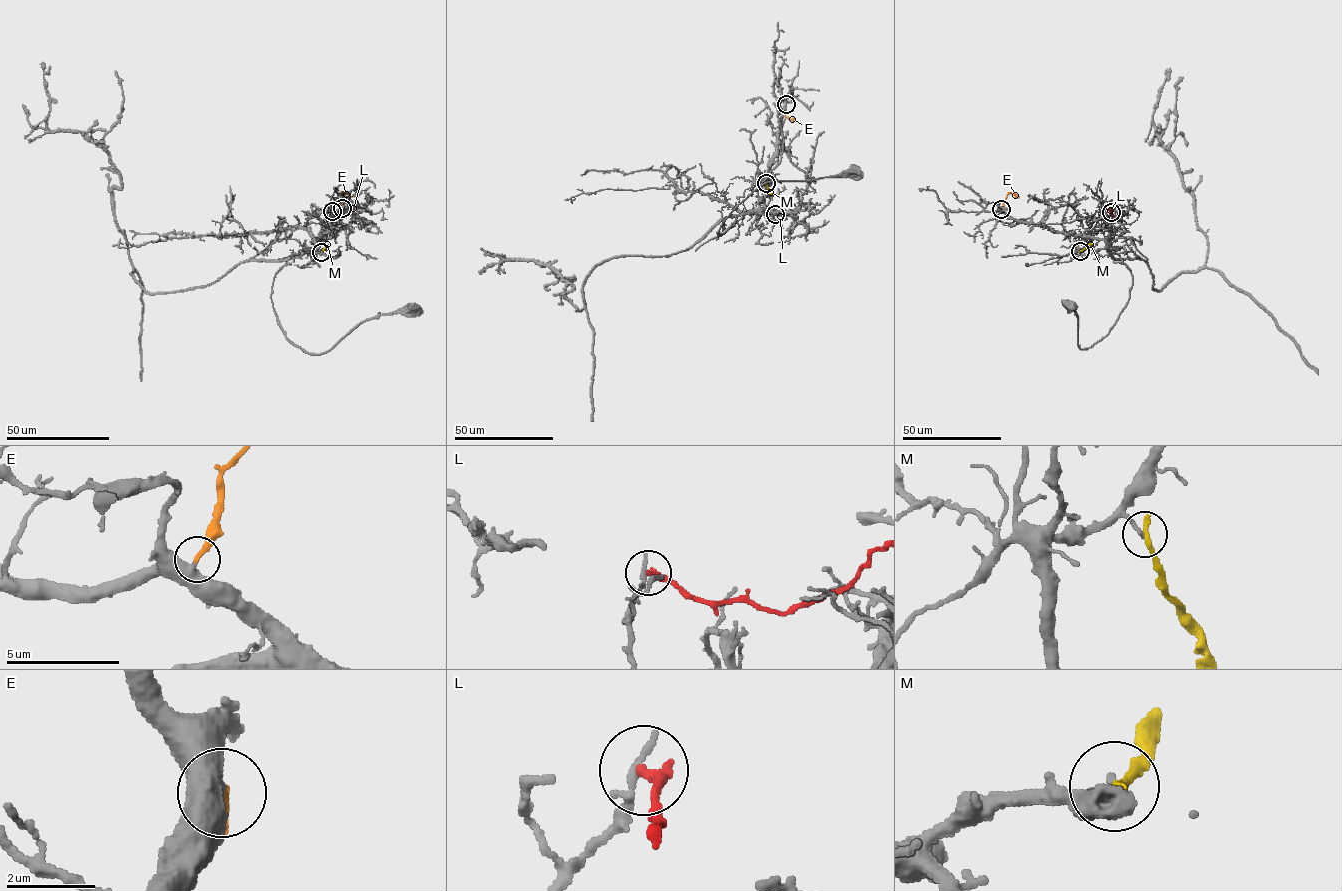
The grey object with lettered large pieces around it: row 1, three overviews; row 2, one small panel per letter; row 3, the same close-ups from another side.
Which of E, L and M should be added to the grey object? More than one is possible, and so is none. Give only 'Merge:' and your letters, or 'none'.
Merge: E

